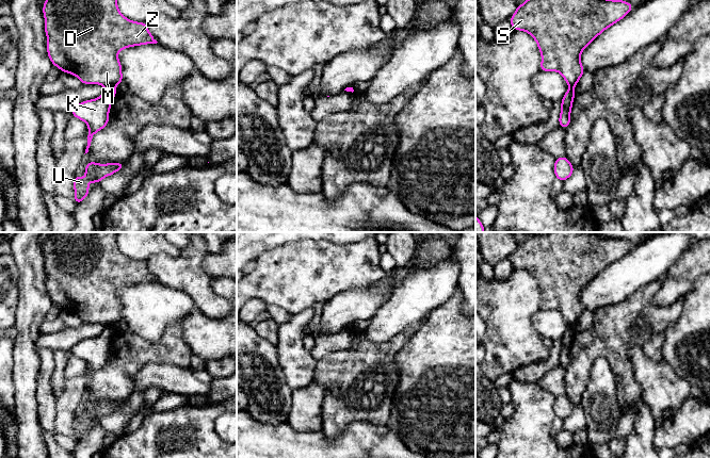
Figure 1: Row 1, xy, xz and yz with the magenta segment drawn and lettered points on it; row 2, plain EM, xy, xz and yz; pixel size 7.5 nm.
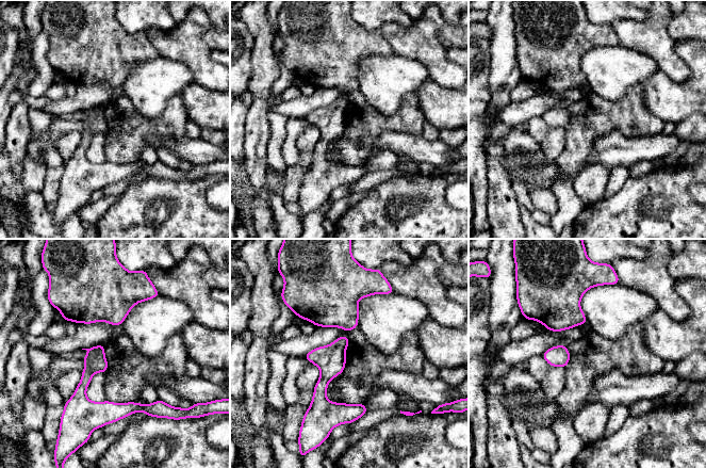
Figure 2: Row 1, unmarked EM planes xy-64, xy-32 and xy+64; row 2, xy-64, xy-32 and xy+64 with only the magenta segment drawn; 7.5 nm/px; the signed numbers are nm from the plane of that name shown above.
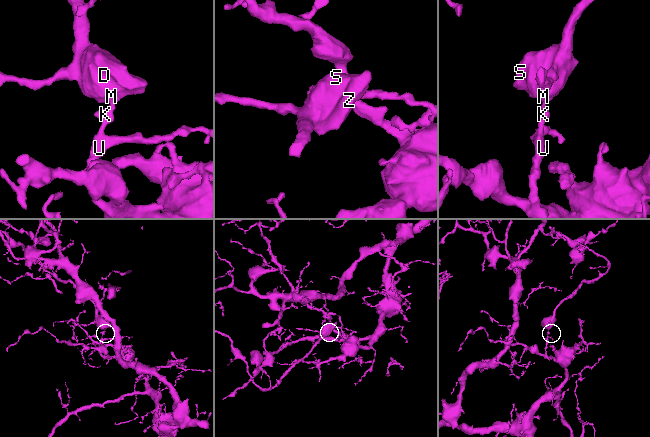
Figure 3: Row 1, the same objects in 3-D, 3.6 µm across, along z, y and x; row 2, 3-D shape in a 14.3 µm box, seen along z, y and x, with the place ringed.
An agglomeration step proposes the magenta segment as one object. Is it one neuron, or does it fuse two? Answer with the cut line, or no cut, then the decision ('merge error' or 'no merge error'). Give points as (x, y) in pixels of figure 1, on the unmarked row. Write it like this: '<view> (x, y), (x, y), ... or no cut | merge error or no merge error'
xy (107, 325), (113, 327) | merge error

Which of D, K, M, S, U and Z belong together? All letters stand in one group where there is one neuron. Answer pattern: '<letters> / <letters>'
D M S Z / K U

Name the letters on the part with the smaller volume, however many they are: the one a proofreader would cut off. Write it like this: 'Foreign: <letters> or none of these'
Foreign: D, M, S, Z

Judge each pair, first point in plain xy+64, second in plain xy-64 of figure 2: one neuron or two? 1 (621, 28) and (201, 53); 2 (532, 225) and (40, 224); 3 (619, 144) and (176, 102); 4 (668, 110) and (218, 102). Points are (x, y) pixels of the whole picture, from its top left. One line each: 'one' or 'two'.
1: one
2: one
3: two
4: one

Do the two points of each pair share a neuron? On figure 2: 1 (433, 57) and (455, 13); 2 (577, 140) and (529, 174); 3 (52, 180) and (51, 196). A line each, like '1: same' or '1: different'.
1: different
2: different
3: same

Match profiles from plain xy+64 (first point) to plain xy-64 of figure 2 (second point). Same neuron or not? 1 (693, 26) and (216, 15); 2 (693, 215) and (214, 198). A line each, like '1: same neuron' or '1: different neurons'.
1: different neurons
2: different neurons

